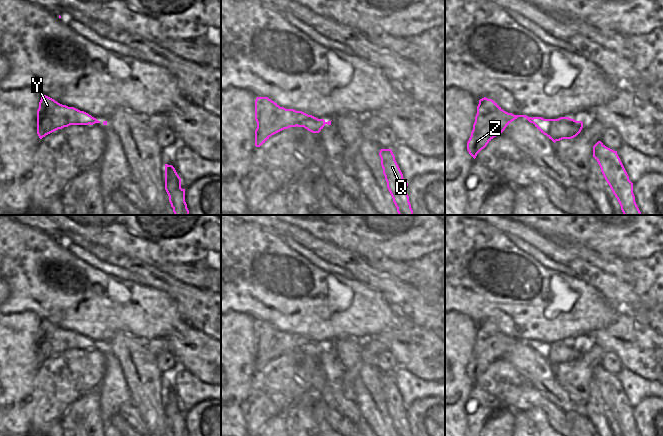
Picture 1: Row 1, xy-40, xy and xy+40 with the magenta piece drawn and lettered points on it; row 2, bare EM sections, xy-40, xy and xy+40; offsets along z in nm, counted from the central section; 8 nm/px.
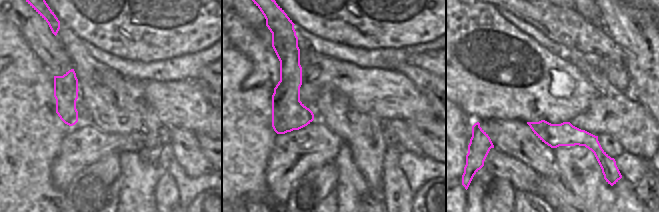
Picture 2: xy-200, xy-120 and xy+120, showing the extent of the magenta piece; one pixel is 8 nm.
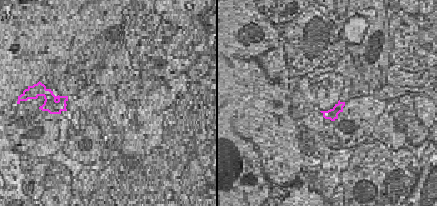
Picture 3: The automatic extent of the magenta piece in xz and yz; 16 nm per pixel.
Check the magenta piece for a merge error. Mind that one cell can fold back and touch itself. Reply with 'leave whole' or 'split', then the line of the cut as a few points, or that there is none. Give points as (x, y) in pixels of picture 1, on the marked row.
split; cut in xy along (319, 119), (317, 122), (297, 123), (295, 125)

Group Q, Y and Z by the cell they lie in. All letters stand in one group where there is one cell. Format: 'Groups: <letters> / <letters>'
Groups: Q / Y Z

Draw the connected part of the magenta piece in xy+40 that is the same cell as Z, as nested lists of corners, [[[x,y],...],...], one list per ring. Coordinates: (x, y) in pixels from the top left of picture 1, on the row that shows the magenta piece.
[[[486,97],[479,100],[477,114],[471,136],[467,142],[467,150],[475,159],[477,154],[496,136],[518,117],[526,118],[532,123],[532,117],[514,115],[504,111],[495,101]]]

